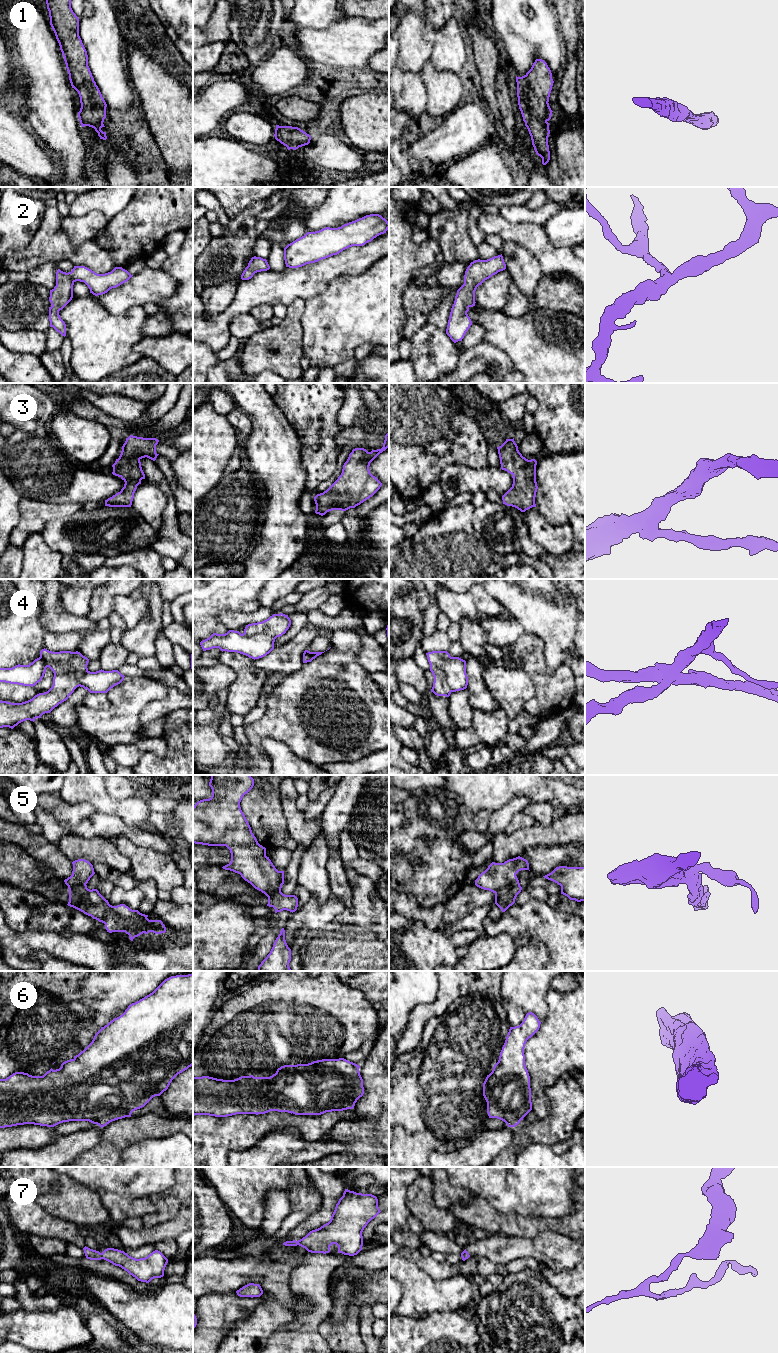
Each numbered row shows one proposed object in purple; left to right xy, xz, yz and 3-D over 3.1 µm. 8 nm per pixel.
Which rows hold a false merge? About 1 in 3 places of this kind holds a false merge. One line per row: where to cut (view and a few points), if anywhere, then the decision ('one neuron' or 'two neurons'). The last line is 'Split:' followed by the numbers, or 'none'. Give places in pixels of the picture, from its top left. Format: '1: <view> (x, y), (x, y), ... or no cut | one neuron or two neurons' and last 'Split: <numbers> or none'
1: no cut | one neuron
2: no cut | one neuron
3: no cut | one neuron
4: yz (450, 657), (444, 665), (444, 674), (446, 682), (452, 691) | two neurons
5: yz (515, 874), (507, 885), (495, 893) | two neurons
6: no cut | one neuron
7: xy (100, 1253), (102, 1258) | two neurons
Split: 4, 5, 7

